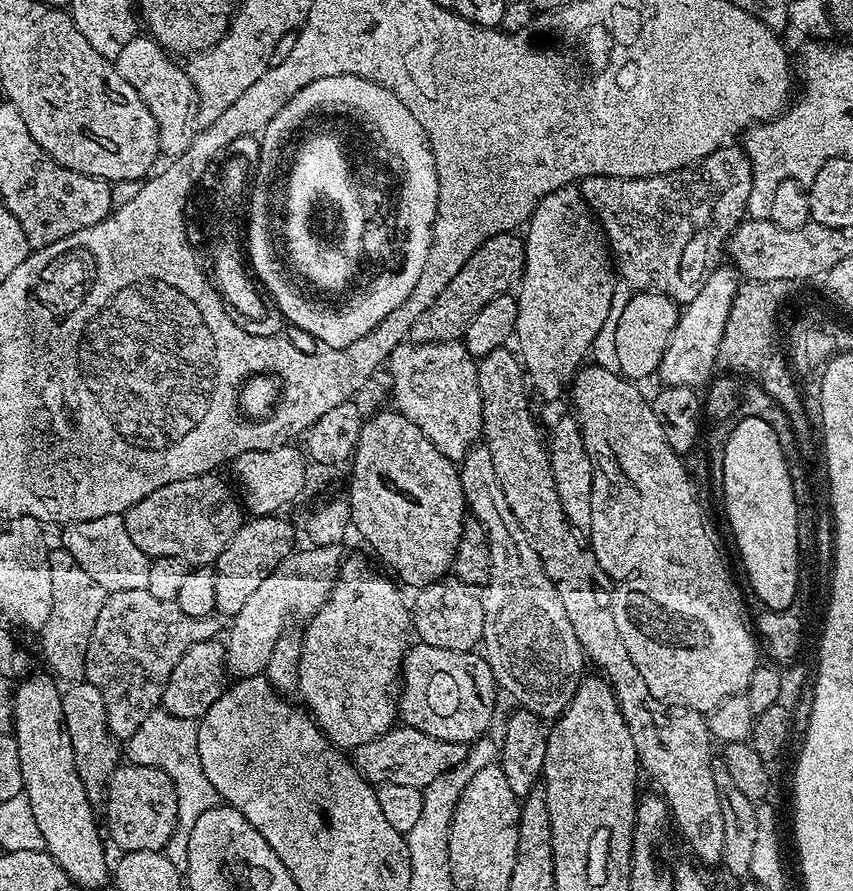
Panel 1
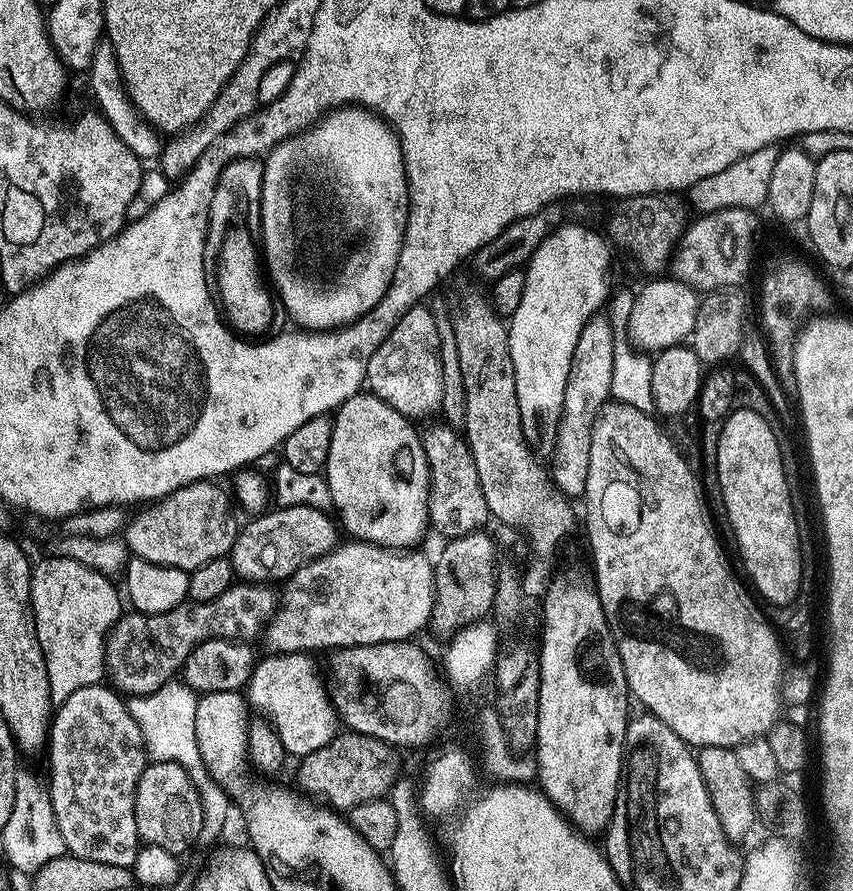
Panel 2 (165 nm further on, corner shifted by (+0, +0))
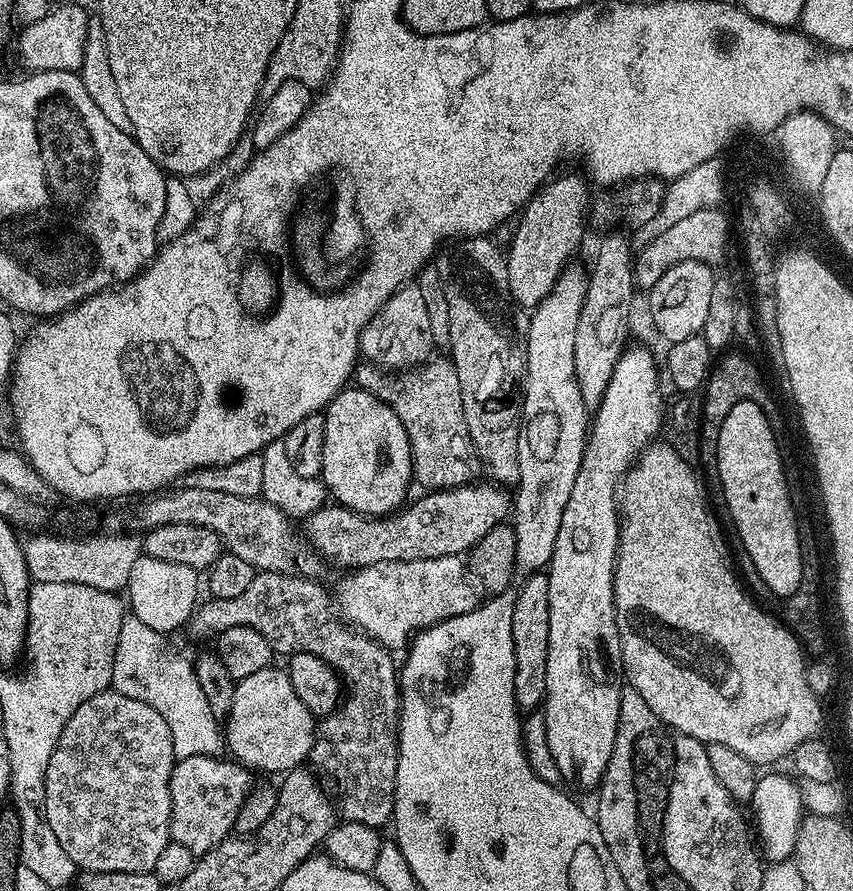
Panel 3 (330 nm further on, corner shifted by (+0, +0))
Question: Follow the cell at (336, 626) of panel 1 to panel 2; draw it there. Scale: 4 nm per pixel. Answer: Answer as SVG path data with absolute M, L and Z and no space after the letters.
M286 652L283 654L265 655L265 660L255 665L252 677L246 685L246 696L251 707L259 713L265 714L276 732L281 736L282 746L287 755L294 758L303 758L314 750L326 746L338 735L338 717L335 707L328 706L325 712L316 712L316 668L311 664L309 657L303 652Z

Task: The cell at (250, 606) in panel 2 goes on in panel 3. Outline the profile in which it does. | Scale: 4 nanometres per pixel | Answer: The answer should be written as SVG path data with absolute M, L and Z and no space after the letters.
M257 571L256 577L242 594L237 594L234 598L205 599L205 604L203 601L188 620L186 631L204 640L207 636L209 638L219 636L222 630L234 630L234 626L250 626L250 630L258 630L258 634L262 634L262 638L270 642L273 653L309 652L322 658L331 668L335 668L336 675L340 677L346 689L346 695L336 711L317 723L316 741L312 743L310 764L327 781L330 788L332 783L331 791L334 793L335 803L339 805L344 801L344 792L348 792L344 784L348 784L348 780L356 780L356 784L360 784L360 756L364 756L364 764L372 764L372 760L384 760L384 756L388 756L388 740L398 740L400 718L398 664L397 661L392 661L393 653L384 645L379 644L377 640L371 640L363 632L338 619L330 603L329 593L328 596L324 593L322 585L315 584L312 580L303 580L296 575Z

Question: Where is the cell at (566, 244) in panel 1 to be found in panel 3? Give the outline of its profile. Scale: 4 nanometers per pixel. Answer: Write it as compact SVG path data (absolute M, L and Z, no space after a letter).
M565 267L560 273L552 291L531 309L532 321L528 328L526 324L528 366L522 377L522 423L518 442L520 482L514 488L516 572L521 577L547 569L548 563L552 561L554 542L558 542L558 526L562 526L562 510L566 510L566 502L570 502L570 490L574 490L574 478L578 478L578 470L582 466L590 424L589 419L586 416L584 418L586 409L574 374L574 330L578 326L578 314L582 314L584 296L588 293L588 272L572 267Z

